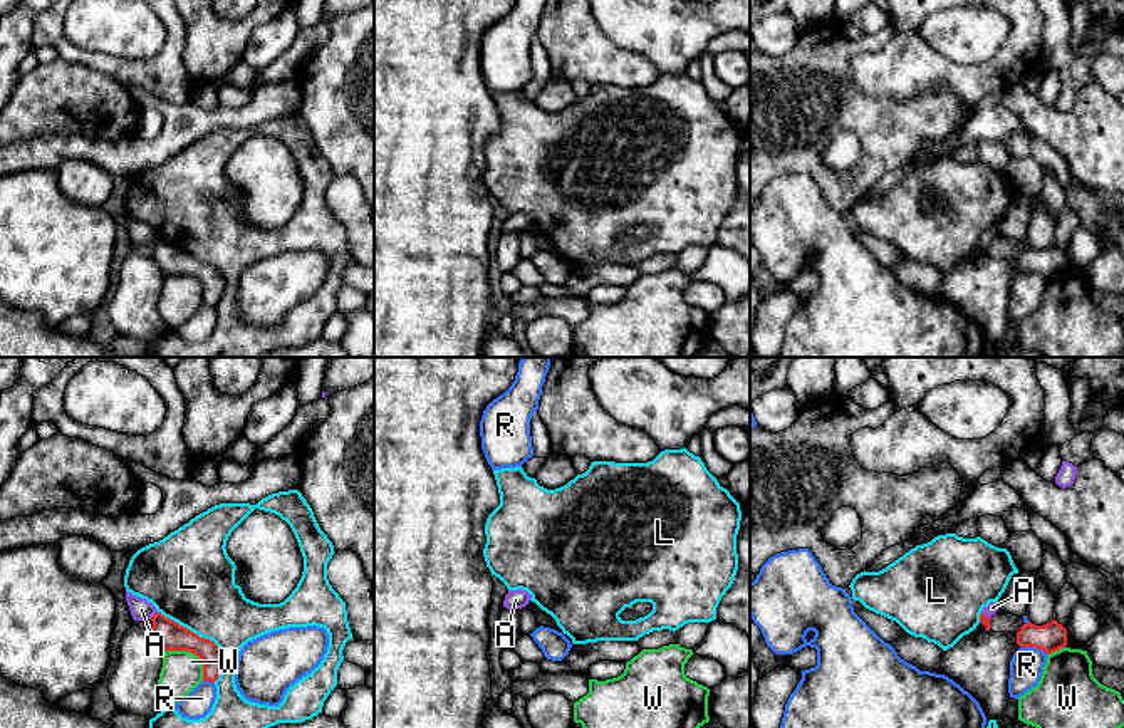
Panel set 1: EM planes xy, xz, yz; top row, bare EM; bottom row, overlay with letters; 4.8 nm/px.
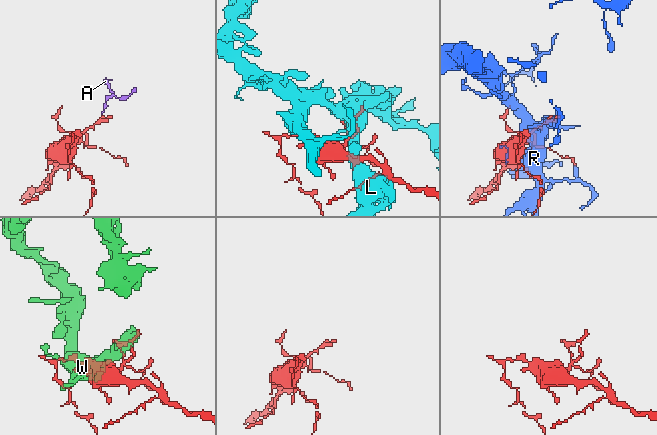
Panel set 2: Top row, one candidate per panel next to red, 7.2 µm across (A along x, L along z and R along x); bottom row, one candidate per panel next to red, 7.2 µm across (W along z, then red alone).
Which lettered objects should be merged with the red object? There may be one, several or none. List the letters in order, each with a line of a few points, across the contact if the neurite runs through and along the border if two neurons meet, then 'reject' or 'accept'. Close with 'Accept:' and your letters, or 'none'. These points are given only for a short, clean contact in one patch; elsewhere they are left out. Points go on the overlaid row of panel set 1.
A: line xy (171, 636), (155, 614), (141, 609); accept
L: reject
R: reject
W: reject
Accept: A

